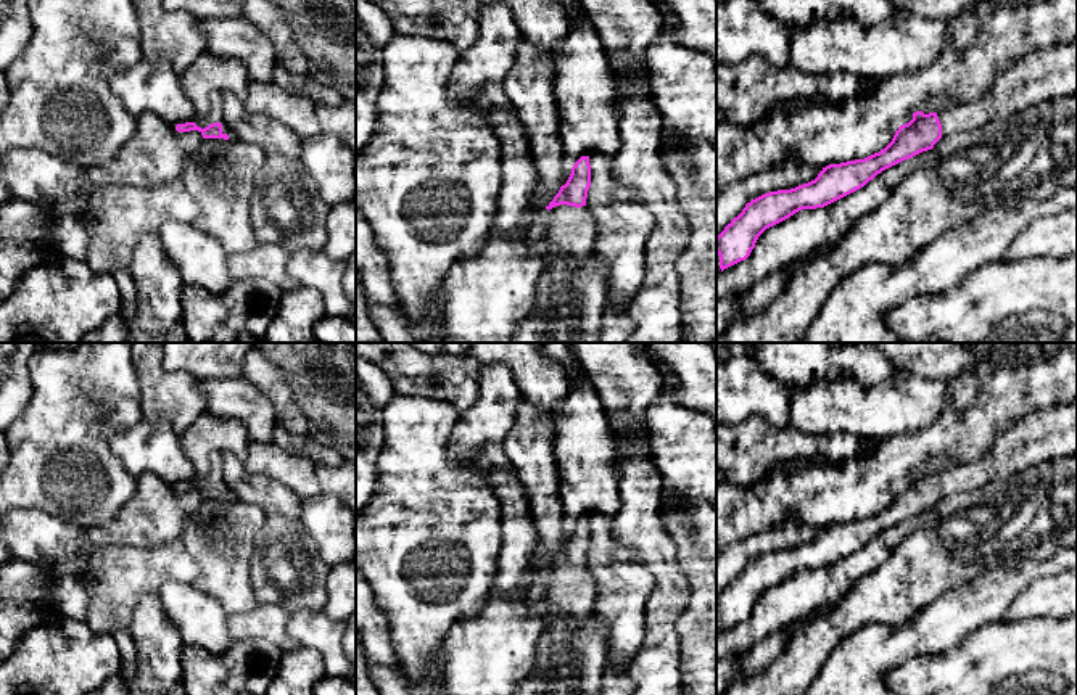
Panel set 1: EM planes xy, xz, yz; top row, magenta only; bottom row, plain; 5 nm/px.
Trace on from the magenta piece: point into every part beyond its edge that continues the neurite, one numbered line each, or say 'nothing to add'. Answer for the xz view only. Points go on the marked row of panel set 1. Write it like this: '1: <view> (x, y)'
1: xz (570, 230)

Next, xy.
1: xy (216, 113)

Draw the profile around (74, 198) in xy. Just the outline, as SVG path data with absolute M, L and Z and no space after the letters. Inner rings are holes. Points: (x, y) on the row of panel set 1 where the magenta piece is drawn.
M18 148L0 156L0 206L23 199L40 206L55 220L58 216L80 216L95 190L89 171L37 148Z

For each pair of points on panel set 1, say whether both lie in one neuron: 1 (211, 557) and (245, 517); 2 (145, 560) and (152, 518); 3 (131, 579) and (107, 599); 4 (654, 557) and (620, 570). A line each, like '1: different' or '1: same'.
1: same
2: different
3: same
4: different

